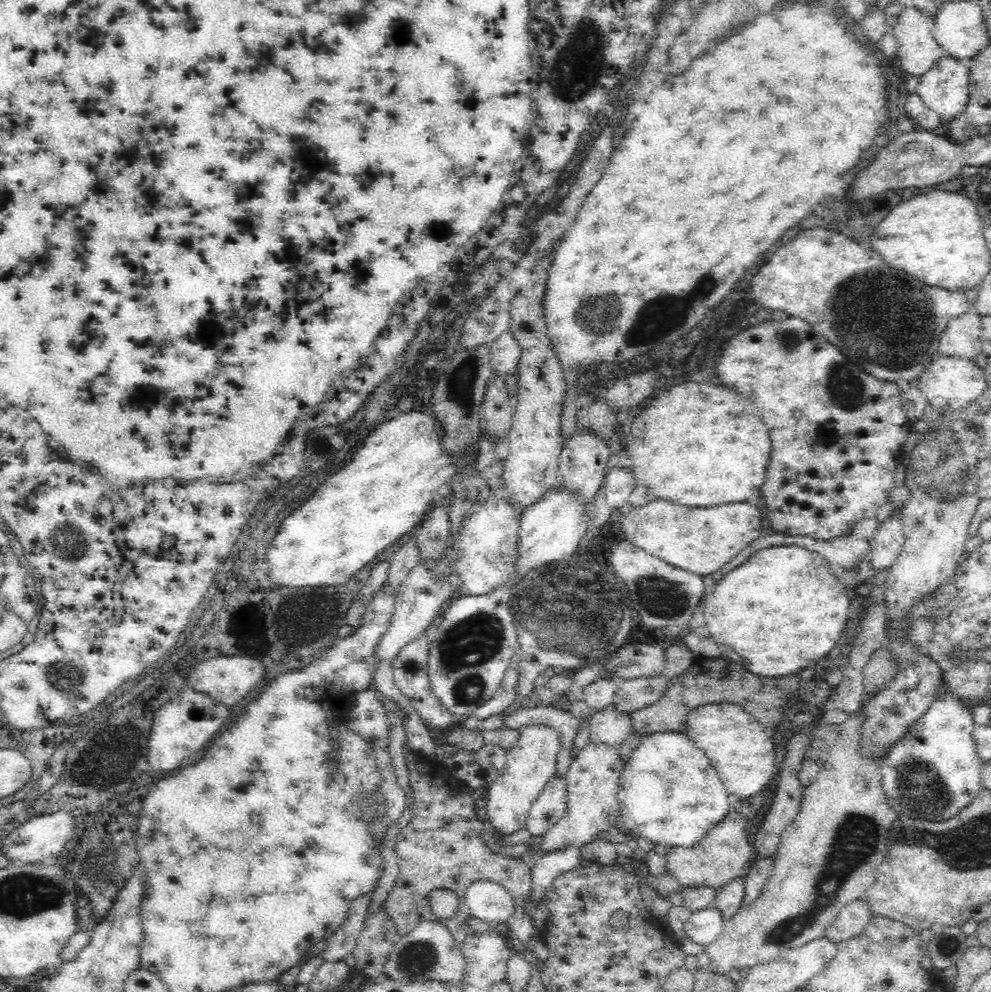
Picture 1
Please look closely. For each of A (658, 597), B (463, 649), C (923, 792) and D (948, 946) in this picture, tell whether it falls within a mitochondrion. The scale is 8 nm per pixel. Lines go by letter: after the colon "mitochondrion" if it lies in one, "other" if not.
A: mitochondrion
B: mitochondrion
C: mitochondrion
D: mitochondrion

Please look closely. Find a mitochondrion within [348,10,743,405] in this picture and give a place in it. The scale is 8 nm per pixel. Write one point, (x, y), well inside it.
(573, 73)

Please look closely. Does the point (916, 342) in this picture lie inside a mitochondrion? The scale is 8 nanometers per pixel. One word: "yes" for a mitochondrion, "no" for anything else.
yes

